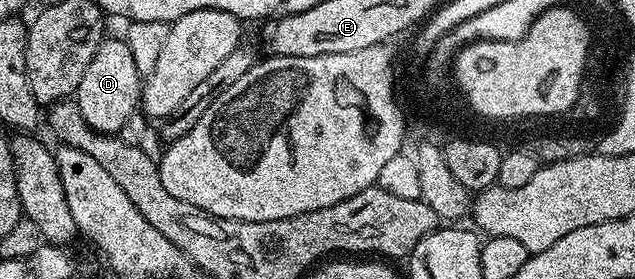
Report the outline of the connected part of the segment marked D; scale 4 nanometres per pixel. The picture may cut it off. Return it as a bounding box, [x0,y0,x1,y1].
[73,36,144,135]

